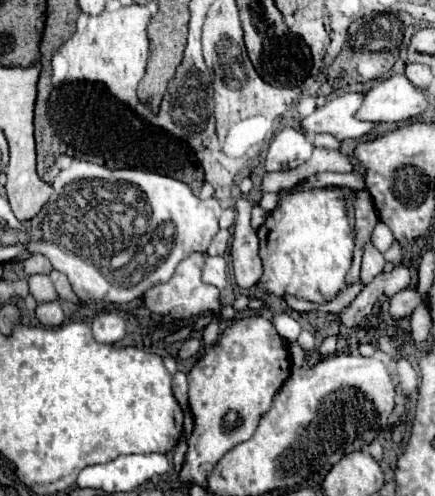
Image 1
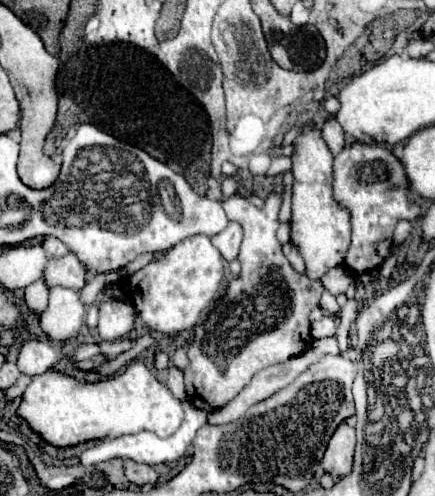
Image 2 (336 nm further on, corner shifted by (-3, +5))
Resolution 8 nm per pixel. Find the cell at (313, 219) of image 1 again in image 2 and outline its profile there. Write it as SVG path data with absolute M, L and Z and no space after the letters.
M312 123L306 125L304 133L298 135L294 139L294 155L292 155L292 173L294 173L294 191L292 191L292 219L290 219L290 241L298 247L304 263L306 263L306 273L310 279L320 279L328 269L336 267L338 263L344 261L346 251L350 247L350 233L352 233L352 225L350 225L350 211L346 207L342 207L336 199L334 199L334 189L332 189L332 181L334 181L334 157L328 151L320 129L316 129Z

